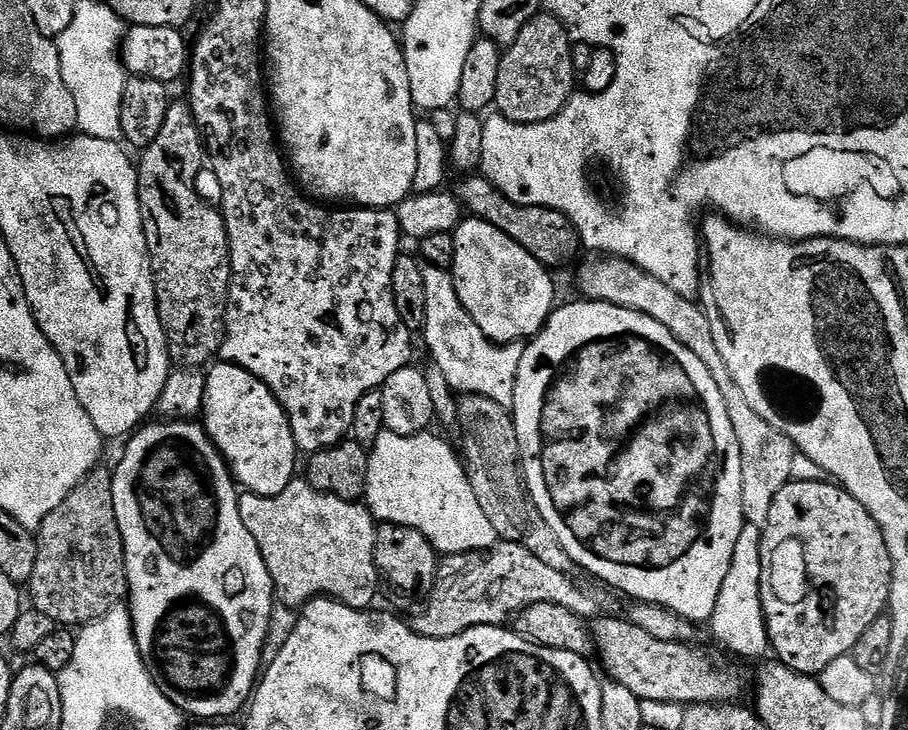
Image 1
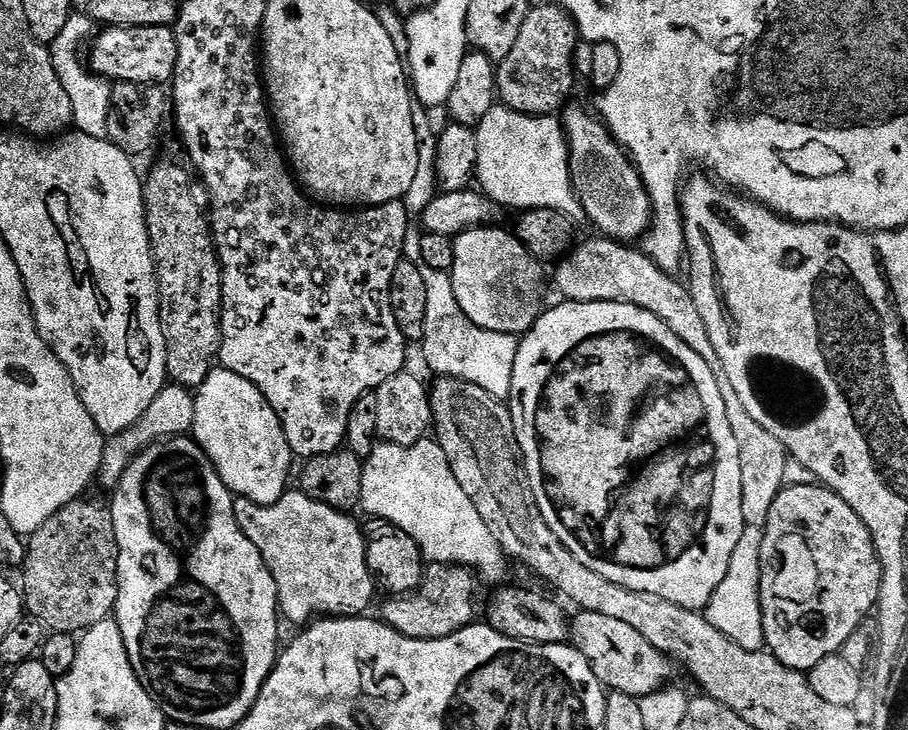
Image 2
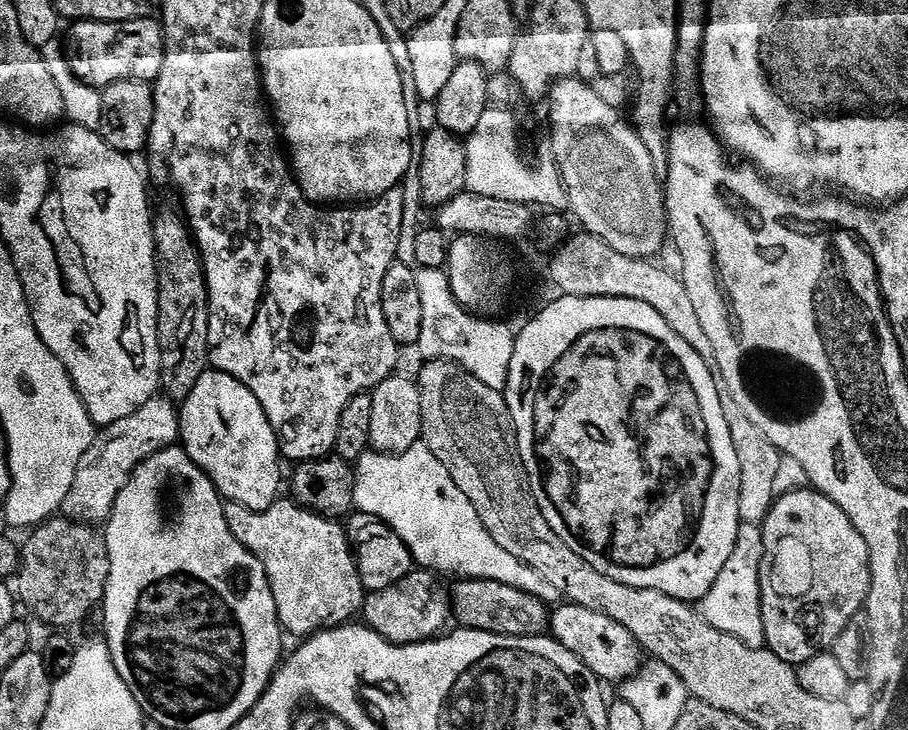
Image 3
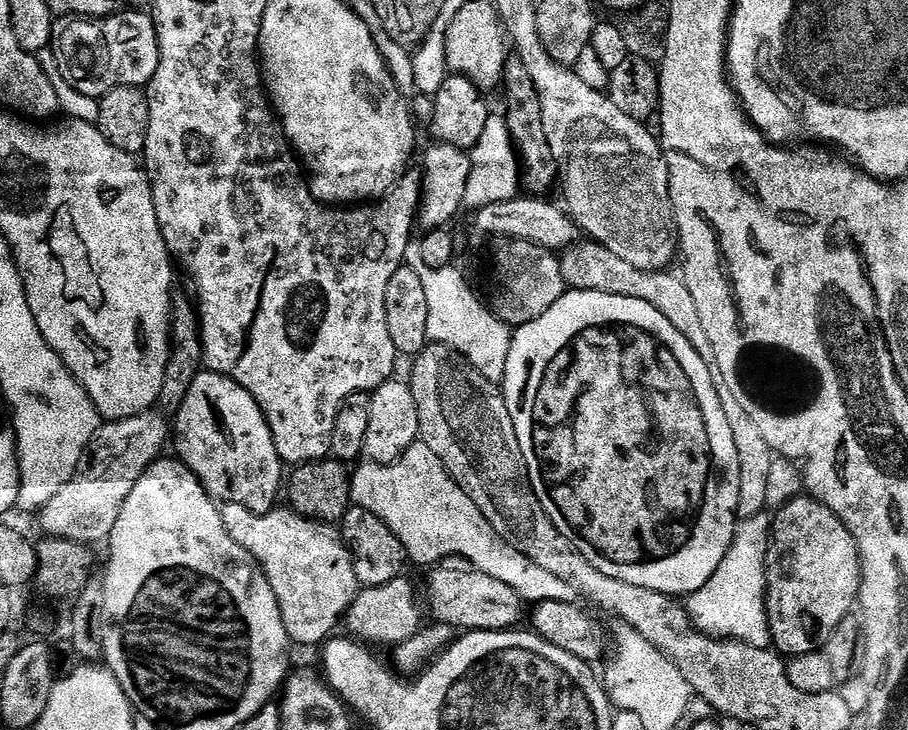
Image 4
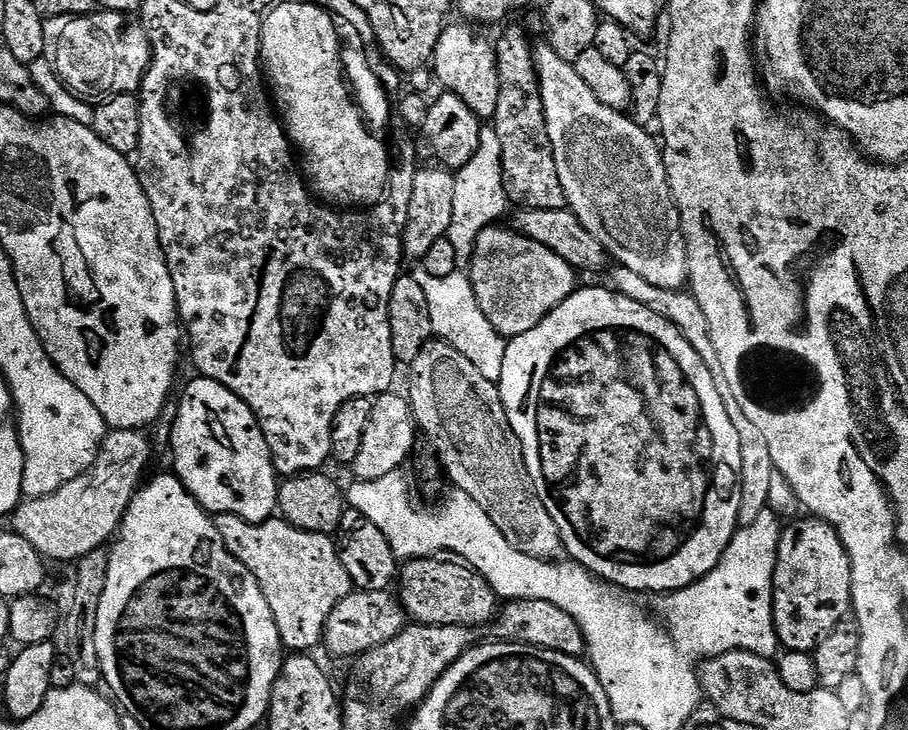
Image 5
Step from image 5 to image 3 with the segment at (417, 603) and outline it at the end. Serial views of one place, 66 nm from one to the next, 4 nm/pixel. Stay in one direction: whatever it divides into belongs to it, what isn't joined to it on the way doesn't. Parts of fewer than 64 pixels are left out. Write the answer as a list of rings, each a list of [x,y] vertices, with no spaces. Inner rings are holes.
[[[464,578],[459,583],[456,596],[454,592],[454,620],[459,627],[477,628],[499,636],[542,636],[549,631],[549,605],[534,598],[534,594],[514,590],[514,586],[506,586],[493,580]]]

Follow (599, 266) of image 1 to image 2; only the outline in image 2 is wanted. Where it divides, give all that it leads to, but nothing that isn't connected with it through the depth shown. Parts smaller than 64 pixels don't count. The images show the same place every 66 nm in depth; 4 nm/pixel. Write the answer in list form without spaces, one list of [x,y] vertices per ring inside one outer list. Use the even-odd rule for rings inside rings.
[[[611,238],[596,239],[600,240],[584,240],[582,242],[580,240],[555,265],[555,268],[557,267],[556,288],[564,295],[561,297],[565,301],[578,304],[618,302],[638,306],[642,310],[654,314],[654,318],[658,318],[666,327],[674,330],[674,334],[678,334],[678,338],[682,338],[682,342],[686,342],[686,346],[690,346],[690,350],[694,350],[694,354],[698,354],[698,358],[702,358],[702,362],[706,362],[706,366],[710,366],[710,374],[714,374],[714,382],[718,382],[718,386],[722,390],[722,402],[726,402],[726,418],[730,418],[730,430],[734,430],[734,439],[738,441],[738,458],[742,462],[742,518],[749,528],[763,528],[765,522],[768,521],[770,506],[774,506],[774,498],[778,498],[778,494],[786,486],[784,475],[790,459],[788,451],[784,449],[782,442],[778,442],[778,438],[774,438],[774,434],[770,434],[770,430],[766,430],[766,426],[754,422],[754,418],[750,418],[750,414],[746,414],[746,406],[742,406],[734,386],[730,386],[730,378],[726,374],[726,370],[722,370],[722,358],[718,358],[718,350],[714,350],[714,342],[710,342],[710,333],[706,331],[706,322],[702,322],[702,314],[698,314],[698,306],[694,306],[691,291],[681,281],[680,285],[673,273],[663,272],[639,247],[629,246],[627,243]]]

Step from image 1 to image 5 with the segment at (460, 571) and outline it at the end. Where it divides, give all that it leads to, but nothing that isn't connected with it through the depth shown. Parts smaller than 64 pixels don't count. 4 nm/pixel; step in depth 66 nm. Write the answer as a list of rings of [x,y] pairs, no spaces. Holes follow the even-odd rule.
[[[353,590],[346,598],[342,598],[342,602],[338,602],[338,606],[334,606],[334,610],[330,614],[330,618],[324,627],[323,647],[328,647],[336,656],[352,656],[351,658],[359,658],[364,653],[376,648],[382,642],[390,642],[390,638],[394,638],[406,626],[406,613],[399,599],[391,591],[386,592],[361,592]]]

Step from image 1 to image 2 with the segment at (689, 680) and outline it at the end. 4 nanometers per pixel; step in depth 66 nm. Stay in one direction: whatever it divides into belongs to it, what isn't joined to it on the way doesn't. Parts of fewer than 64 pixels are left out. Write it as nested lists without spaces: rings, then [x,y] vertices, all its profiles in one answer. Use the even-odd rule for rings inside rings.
[[[583,610],[575,613],[571,621],[571,643],[590,662],[590,670],[604,685],[605,689],[630,694],[634,697],[652,696],[661,688],[671,685],[674,664],[669,657],[661,654],[634,626],[606,614],[594,614]]]

